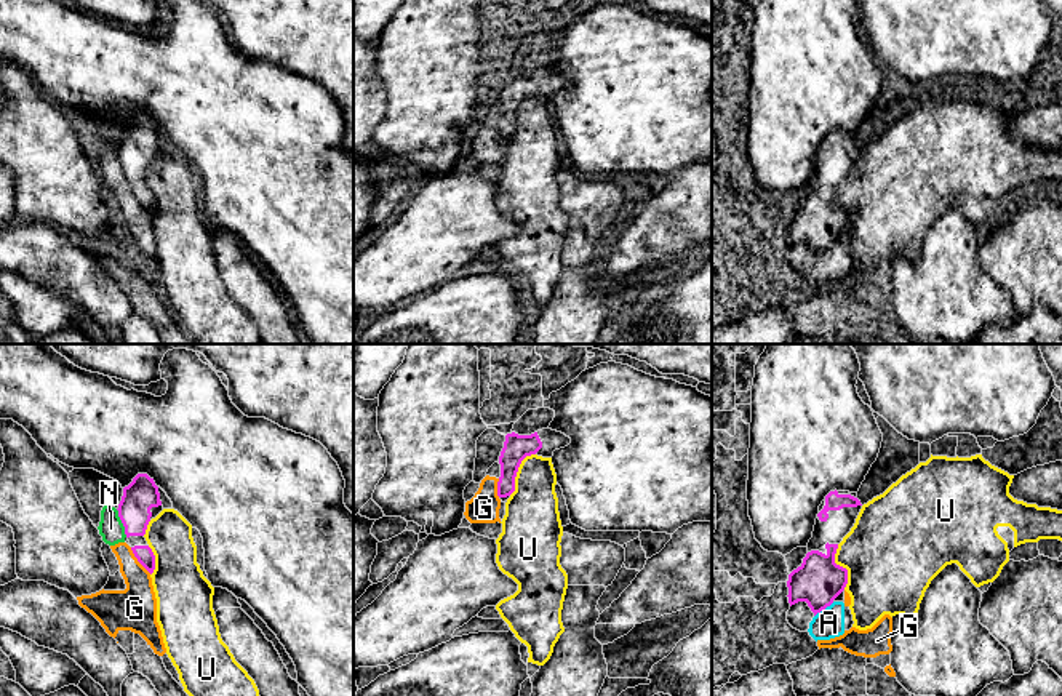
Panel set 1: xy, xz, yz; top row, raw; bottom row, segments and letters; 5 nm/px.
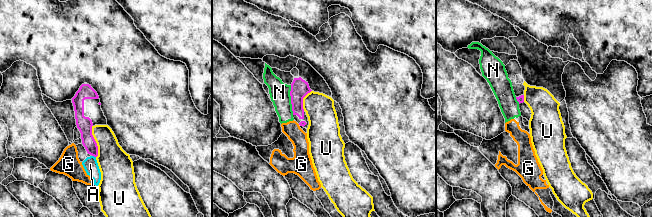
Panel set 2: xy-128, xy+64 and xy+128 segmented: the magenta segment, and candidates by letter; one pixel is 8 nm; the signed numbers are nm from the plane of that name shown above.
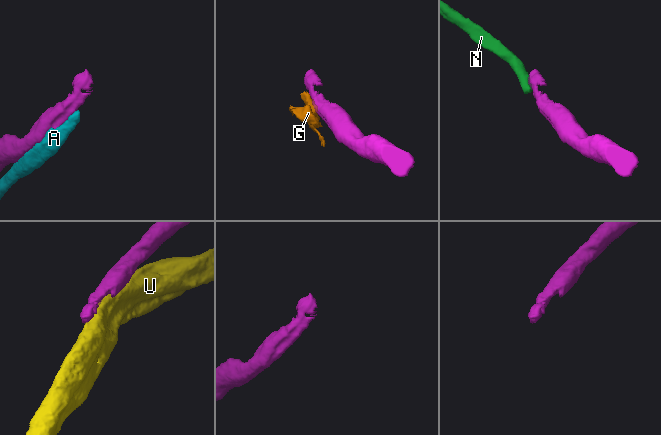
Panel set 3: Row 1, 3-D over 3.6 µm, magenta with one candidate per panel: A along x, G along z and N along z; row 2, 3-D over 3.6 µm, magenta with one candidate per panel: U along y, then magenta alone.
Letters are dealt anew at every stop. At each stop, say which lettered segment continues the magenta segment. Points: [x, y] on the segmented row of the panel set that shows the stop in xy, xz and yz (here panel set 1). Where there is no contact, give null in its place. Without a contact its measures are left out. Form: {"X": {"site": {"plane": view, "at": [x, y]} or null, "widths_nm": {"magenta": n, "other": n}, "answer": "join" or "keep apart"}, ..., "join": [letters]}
{"A": {"site": {"plane": "yz", "at": [824, 608]}, "widths_nm": {"magenta": 240, "other": 150}, "answer": "keep apart"}, "G": {"site": {"plane": "xy", "at": [138, 560]}, "widths_nm": {"magenta": 90, "other": 220}, "answer": "keep apart"}, "N": {"site": {"plane": "xy", "at": [122, 522]}, "widths_nm": {"magenta": 170, "other": 120}, "answer": "keep apart"}, "U": {"site": {"plane": "yz", "at": [842, 567]}, "widths_nm": {"magenta": 240, "other": 460}, "answer": "keep apart"}, "join": []}

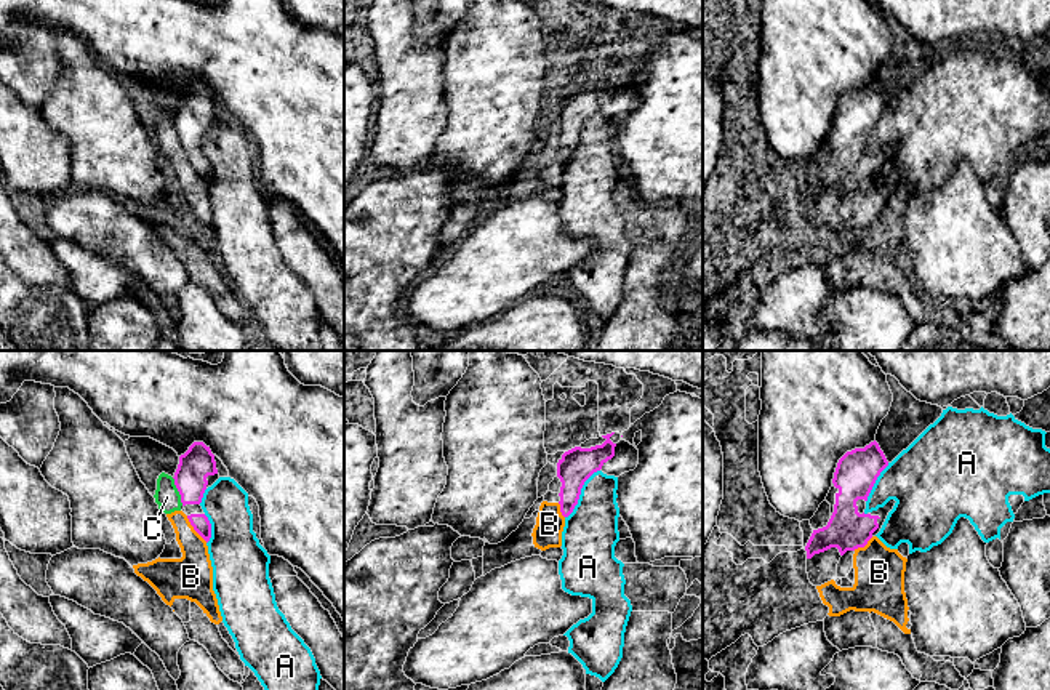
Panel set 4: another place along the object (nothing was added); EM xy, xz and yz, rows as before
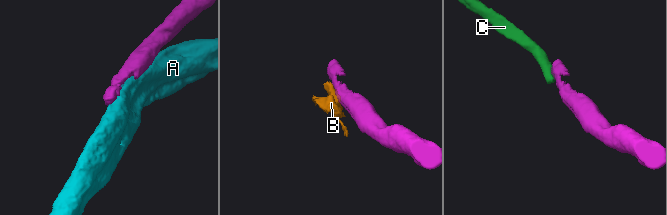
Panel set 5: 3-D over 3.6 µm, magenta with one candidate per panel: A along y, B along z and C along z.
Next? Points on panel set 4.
{"A": {"site": {"plane": "xz", "at": [580, 493]}, "widths_nm": {"magenta": 170, "other": 280}, "answer": "keep apart"}, "B": {"site": {"plane": "xy", "at": [194, 529]}, "widths_nm": {"magenta": 90, "other": 220}, "answer": "keep apart"}, "C": {"site": {"plane": "xy", "at": [178, 490]}, "widths_nm": {"magenta": 170, "other": 120}, "answer": "keep apart"}, "join": []}

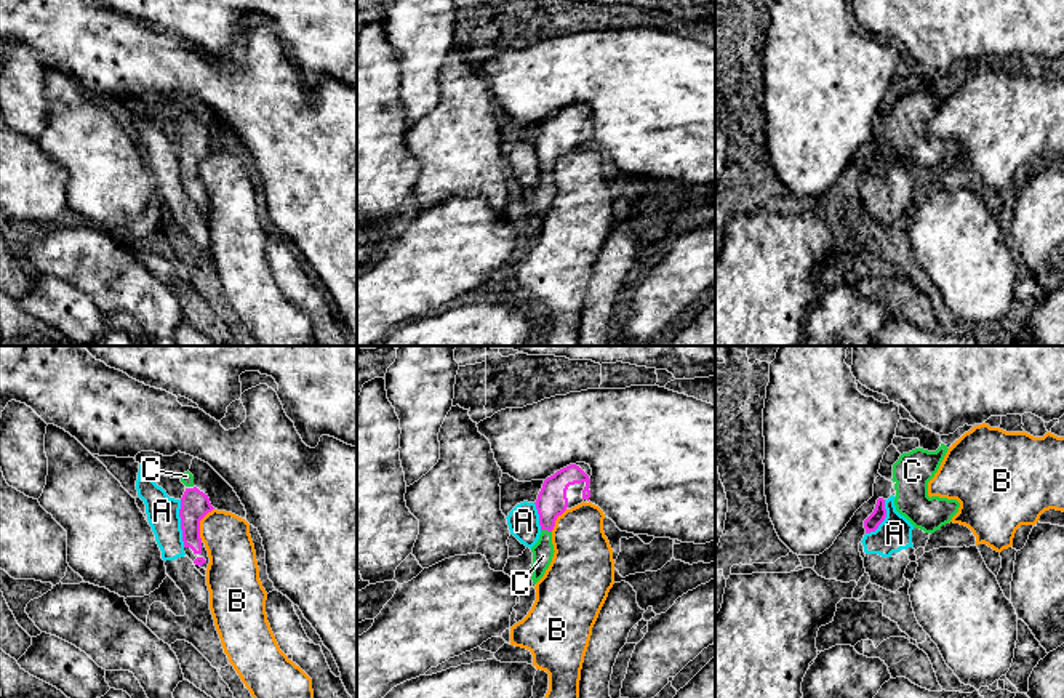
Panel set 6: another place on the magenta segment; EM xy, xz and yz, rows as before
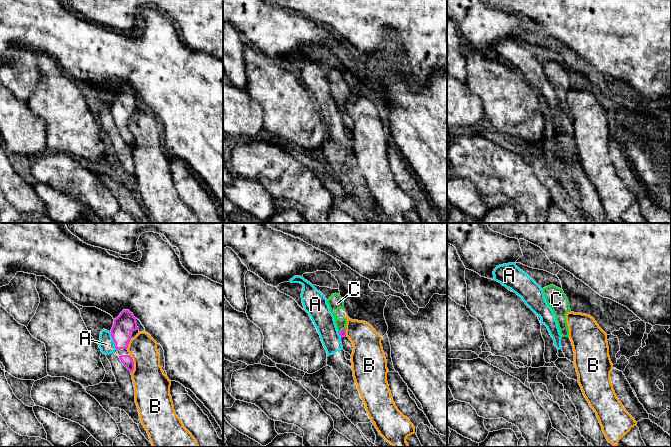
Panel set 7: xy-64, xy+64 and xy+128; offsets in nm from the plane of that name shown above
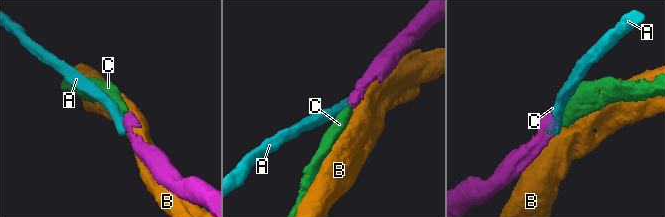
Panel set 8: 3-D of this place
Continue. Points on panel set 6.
{"A": {"site": {"plane": "xy", "at": [181, 524]}, "widths_nm": {"magenta": 150, "other": 160}, "answer": "keep apart"}, "B": {"site": {"plane": "xy", "at": [199, 524]}, "widths_nm": {"magenta": 150, "other": 240}, "answer": "keep apart"}, "C": {"site": {"plane": "xz", "at": [546, 529]}, "widths_nm": {"magenta": 150, "other": 110}, "answer": "join"}, "join": ["C"]}

